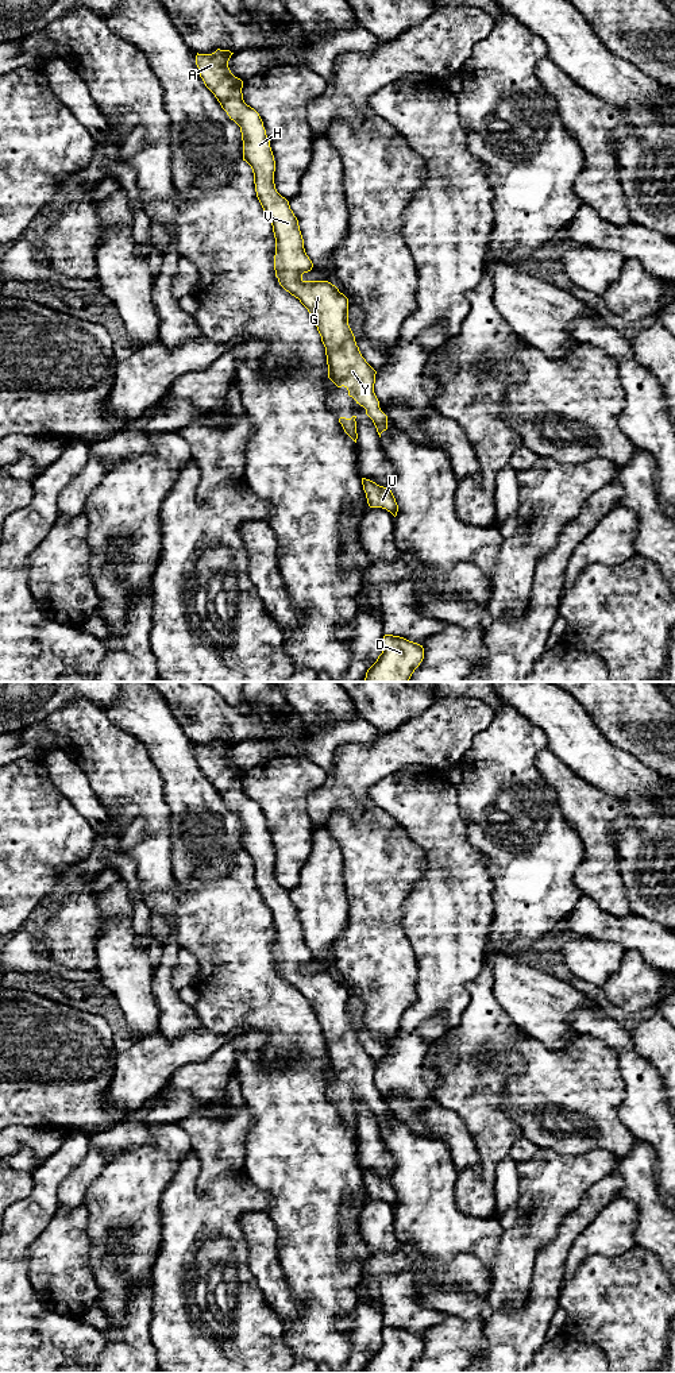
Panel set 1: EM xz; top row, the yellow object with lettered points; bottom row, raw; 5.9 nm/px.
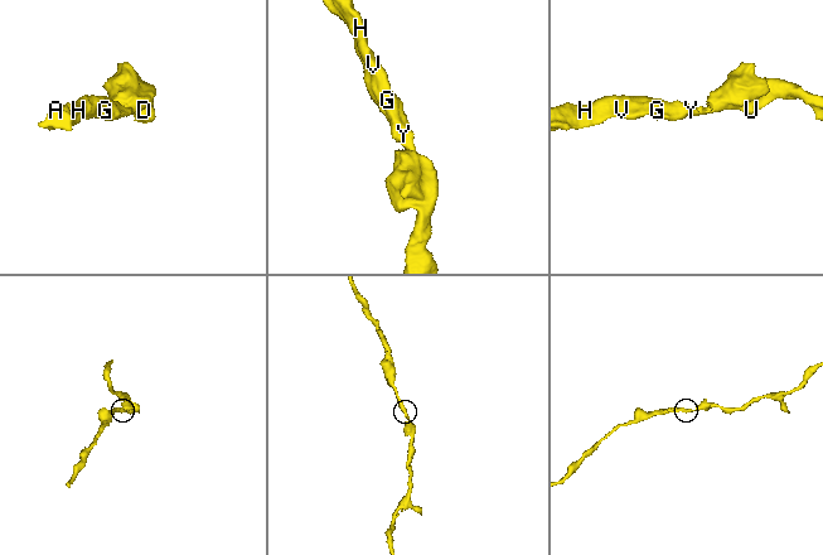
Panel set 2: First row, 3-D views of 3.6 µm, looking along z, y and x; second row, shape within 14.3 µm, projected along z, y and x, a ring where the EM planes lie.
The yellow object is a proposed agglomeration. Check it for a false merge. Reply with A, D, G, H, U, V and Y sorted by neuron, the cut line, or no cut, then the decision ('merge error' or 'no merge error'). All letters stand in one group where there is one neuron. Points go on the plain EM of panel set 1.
A D G H U V Y | no cut | no merge error

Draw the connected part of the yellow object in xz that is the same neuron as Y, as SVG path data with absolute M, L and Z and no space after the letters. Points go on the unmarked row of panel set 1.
M220 740L212 745L197 744L196 756L205 778L215 786L230 810L240 818L243 852L246 852L252 860L256 888L273 917L275 929L275 968L278 969L279 976L298 990L312 1007L325 1038L328 1069L338 1079L344 1077L348 1081L348 1087L366 1100L366 1106L373 1111L381 1129L381 1125L387 1121L387 1107L381 1102L379 1092L374 1084L377 1062L362 1048L355 1027L348 1017L348 990L328 972L302 971L302 965L310 963L313 954L305 944L298 911L290 900L289 892L275 880L275 852L263 813L259 805L244 794L242 784L243 772L235 768L228 759L228 752L232 745L234 744L230 741Z

